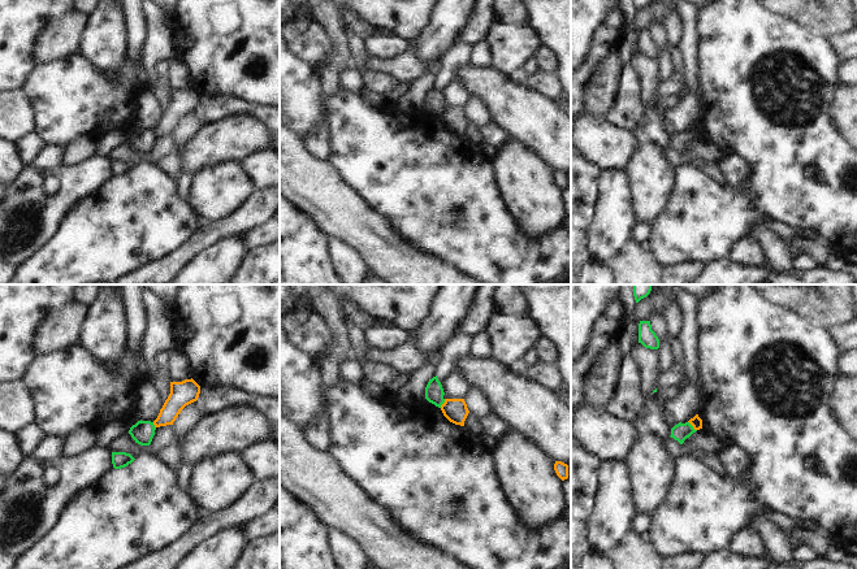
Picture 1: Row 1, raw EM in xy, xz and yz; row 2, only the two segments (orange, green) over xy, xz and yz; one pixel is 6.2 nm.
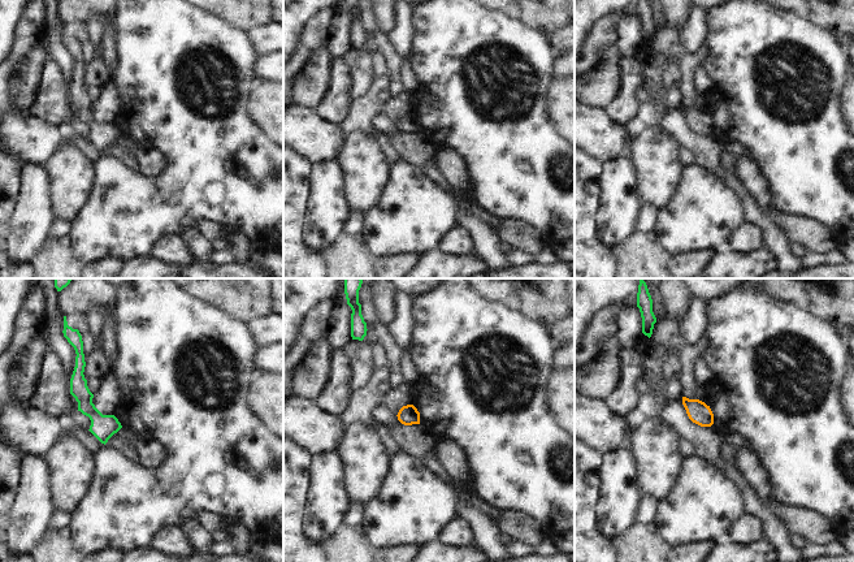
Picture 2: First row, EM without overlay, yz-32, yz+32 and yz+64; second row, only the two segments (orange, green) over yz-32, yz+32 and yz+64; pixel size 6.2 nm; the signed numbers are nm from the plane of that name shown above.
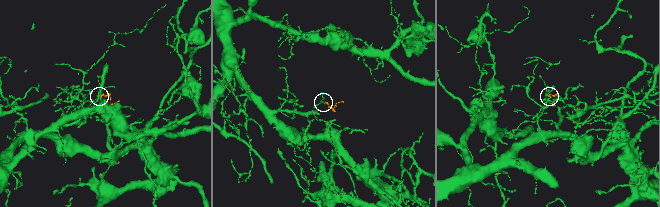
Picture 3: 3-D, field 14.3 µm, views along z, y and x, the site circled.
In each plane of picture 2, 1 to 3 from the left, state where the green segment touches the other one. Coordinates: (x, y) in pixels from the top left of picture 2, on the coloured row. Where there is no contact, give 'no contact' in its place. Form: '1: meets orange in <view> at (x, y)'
1: no contact
2: no contact
3: no contact

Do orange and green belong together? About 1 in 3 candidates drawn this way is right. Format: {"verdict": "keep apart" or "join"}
{"verdict": "keep apart"}

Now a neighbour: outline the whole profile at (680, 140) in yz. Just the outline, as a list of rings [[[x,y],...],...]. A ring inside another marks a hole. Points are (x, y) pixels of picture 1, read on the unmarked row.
[[[679,131],[671,138],[671,147],[678,149],[680,153],[684,152],[687,147],[689,147],[693,142],[697,139],[693,138],[693,135],[689,131],[681,133]]]

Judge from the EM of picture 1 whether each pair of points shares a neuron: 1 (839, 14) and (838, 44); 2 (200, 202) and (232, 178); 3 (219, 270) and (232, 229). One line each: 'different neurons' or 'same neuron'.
1: different neurons
2: same neuron
3: different neurons

